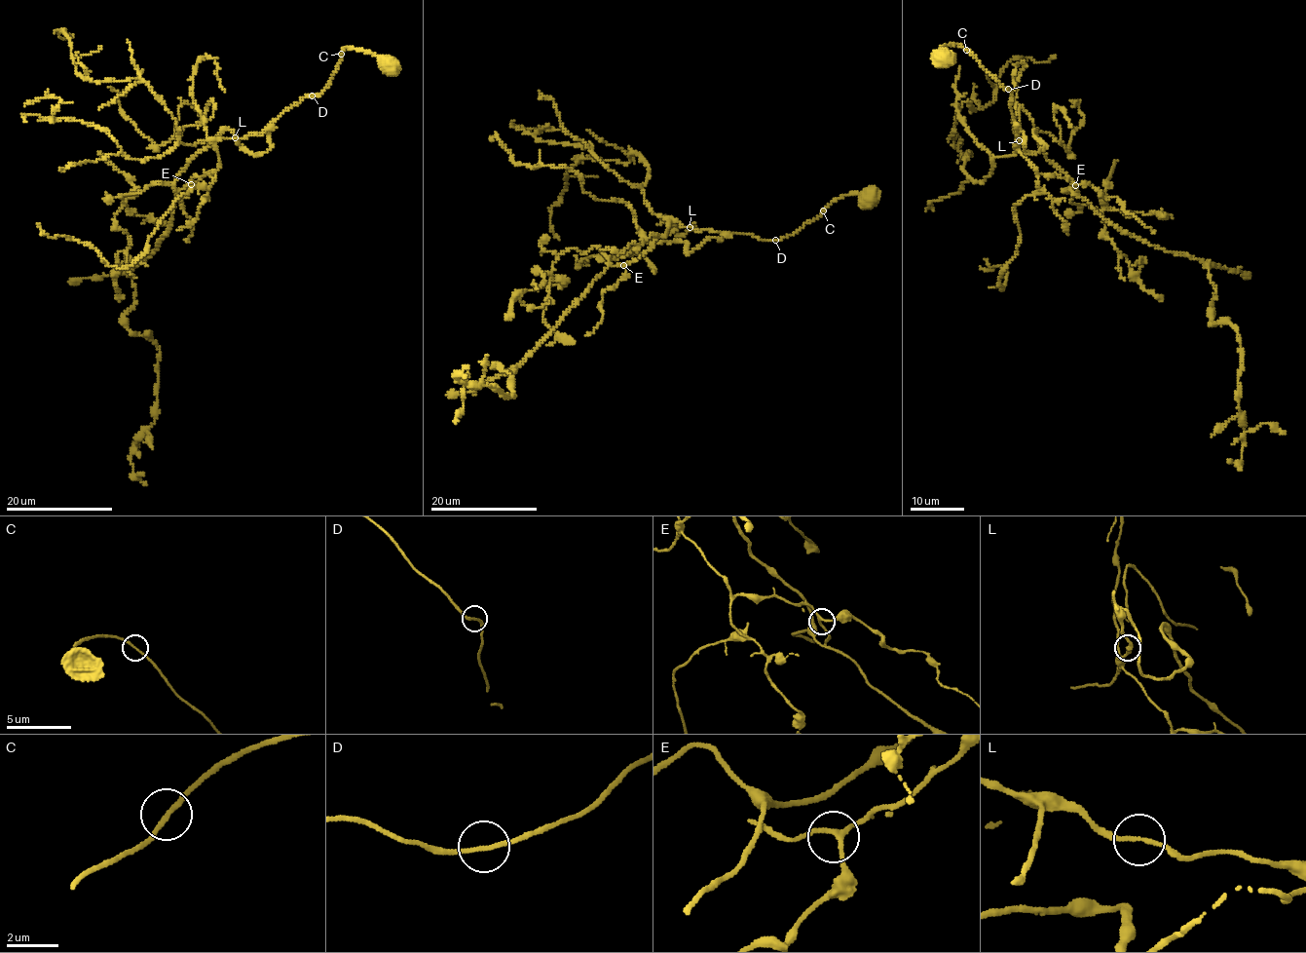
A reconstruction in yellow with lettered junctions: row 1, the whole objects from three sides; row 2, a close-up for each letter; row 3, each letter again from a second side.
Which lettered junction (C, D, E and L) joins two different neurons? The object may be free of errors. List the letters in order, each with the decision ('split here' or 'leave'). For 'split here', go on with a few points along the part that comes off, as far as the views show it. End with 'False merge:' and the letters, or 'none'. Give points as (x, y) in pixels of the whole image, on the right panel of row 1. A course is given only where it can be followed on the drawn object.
C: leave
D: leave
E: leave
L: leave
False merge: none

